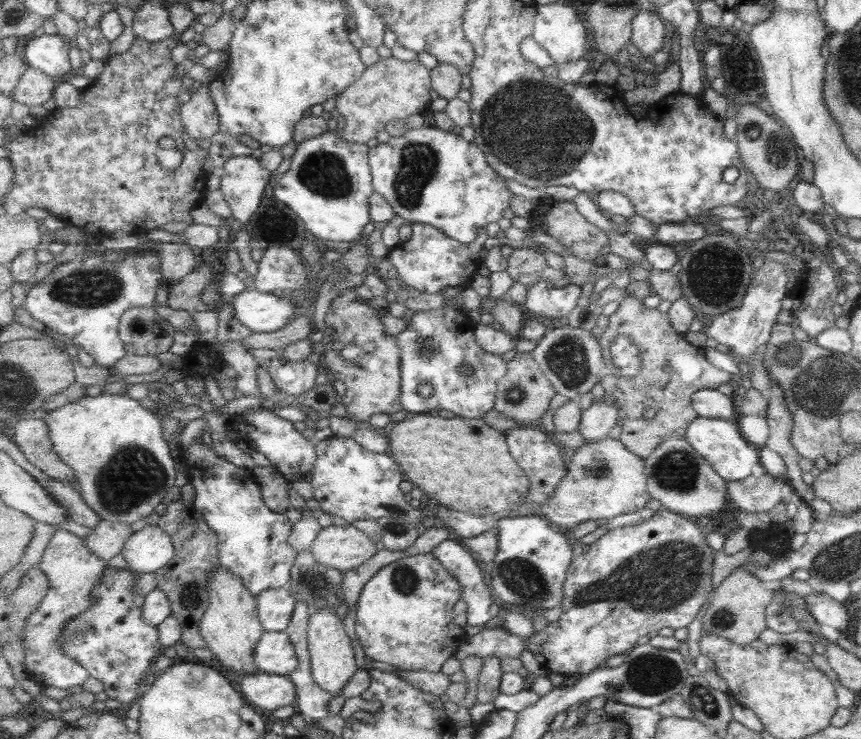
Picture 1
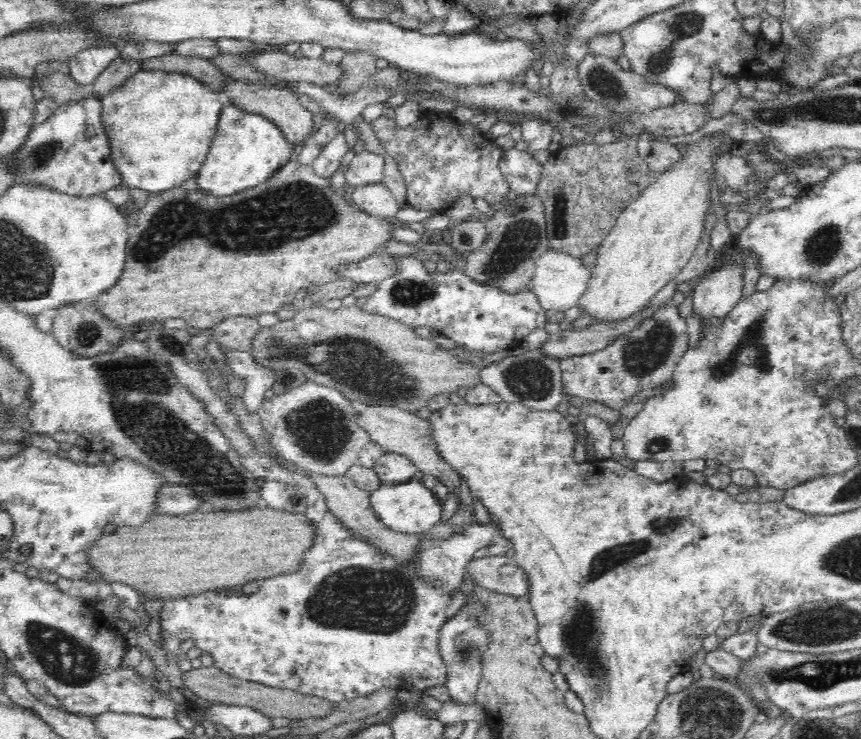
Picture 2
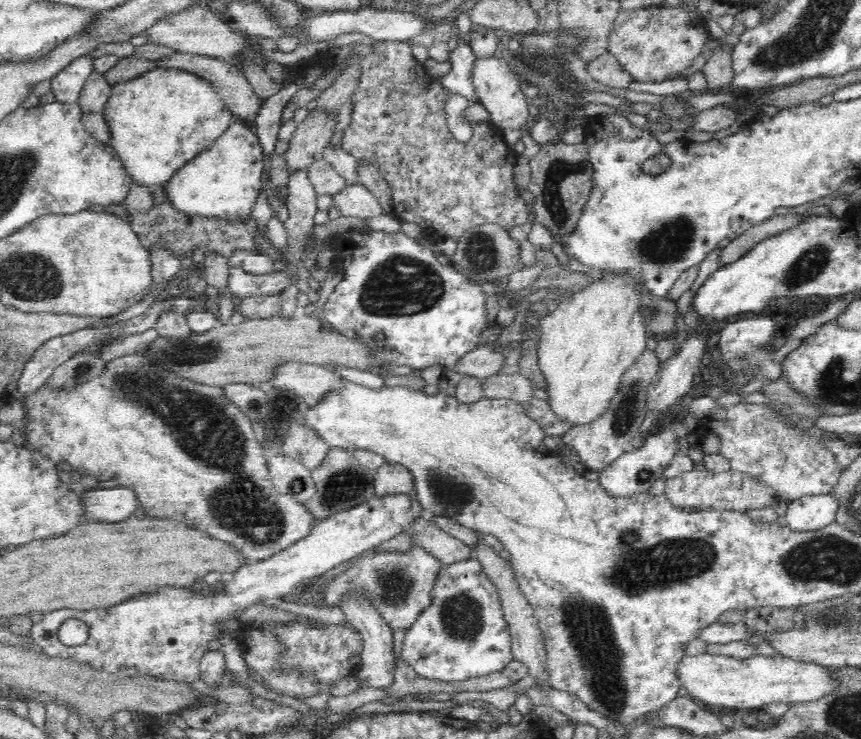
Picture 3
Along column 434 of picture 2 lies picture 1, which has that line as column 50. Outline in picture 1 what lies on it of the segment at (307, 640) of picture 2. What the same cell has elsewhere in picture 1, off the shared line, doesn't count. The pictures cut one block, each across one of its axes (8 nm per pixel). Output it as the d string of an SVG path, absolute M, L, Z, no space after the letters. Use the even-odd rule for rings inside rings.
M57 529L39 564L50 579L50 589L39 608L28 618L26 633L19 644L25 649L25 661L31 677L43 687L68 688L84 686L90 671L78 660L67 656L62 649L64 626L92 605L95 587L102 581L107 560L91 553L87 537L75 536L64 529Z

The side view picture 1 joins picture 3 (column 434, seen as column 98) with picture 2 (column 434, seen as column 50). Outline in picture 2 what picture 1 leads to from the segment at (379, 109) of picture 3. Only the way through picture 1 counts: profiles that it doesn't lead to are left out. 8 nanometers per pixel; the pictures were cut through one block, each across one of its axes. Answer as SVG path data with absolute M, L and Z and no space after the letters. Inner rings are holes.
M422 110L418 120L408 127L398 127L385 116L371 124L380 144L404 175L408 202L414 209L440 214L446 213L460 198L472 201L481 197L491 207L506 201L510 185L499 167L503 152L470 122L458 123L449 114Z

